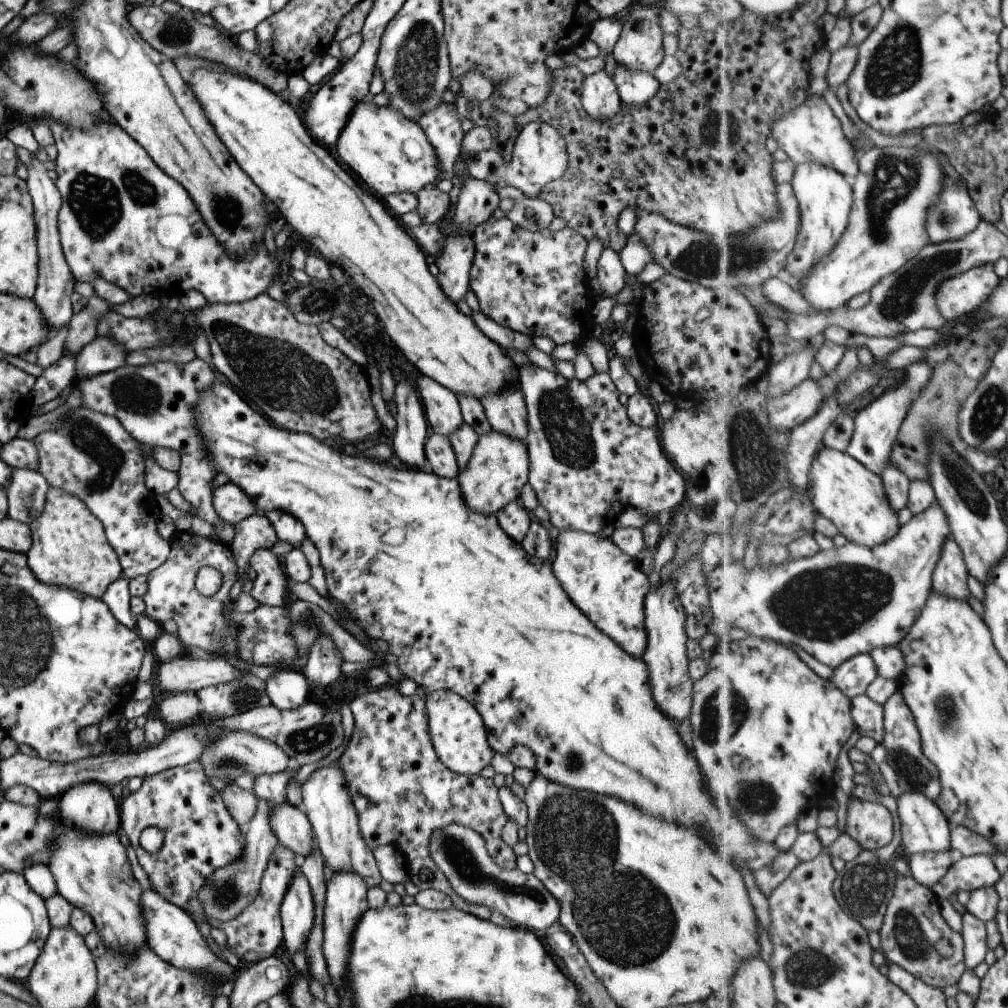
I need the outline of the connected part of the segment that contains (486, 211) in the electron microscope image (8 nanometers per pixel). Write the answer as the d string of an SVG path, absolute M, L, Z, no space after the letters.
M472 174L464 180L454 208L454 220L464 230L472 234L482 222L492 217L499 207L500 198L497 193L498 184L474 178Z

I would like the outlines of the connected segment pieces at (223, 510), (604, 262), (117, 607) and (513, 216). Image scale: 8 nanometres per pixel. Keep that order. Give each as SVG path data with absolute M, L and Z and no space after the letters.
M232 483L216 487L212 504L214 504L216 514L223 521L233 525L259 512L254 502L246 496L246 492L242 492L236 484Z
M606 248L601 252L598 266L597 277L602 288L602 297L616 298L618 293L626 285L627 272L622 266L622 260L616 250Z
M120 577L108 586L102 600L110 608L110 612L120 621L120 624L136 631L137 617L132 614L130 605L129 580Z
M528 196L516 201L508 216L516 226L530 232L542 232L549 229L555 217L548 203L539 198L528 198Z

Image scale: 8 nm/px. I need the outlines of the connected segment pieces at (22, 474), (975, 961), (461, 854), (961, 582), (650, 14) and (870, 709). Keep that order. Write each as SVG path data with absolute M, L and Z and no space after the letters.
M14 468L8 488L8 517L30 524L44 512L49 484L39 472Z
M970 910L963 915L965 938L965 951L967 954L967 968L974 970L976 966L986 963L986 954L988 954L988 930L986 922L974 916Z
M448 824L444 828L438 828L430 838L430 854L436 862L436 866L444 872L446 880L452 886L452 890L468 904L480 904L486 906L488 910L500 912L509 920L510 924L516 927L524 928L532 932L546 932L550 924L559 920L561 913L558 901L548 892L548 889L534 873L524 873L520 869L502 870L488 854L485 840L476 834L472 828L462 826L462 824Z
M954 537L948 538L948 542L944 544L944 556L936 570L935 591L969 602L969 596L974 595L968 586L971 574L964 556L964 550L957 540Z
M652 4L634 8L613 48L617 66L653 74L665 56L659 10Z
M868 693L857 696L852 704L854 722L863 736L876 738L883 743L887 739L885 705L874 700Z

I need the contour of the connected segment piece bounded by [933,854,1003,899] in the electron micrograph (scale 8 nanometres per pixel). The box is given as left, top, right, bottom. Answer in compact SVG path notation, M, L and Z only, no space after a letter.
M988 854L964 856L954 863L944 880L936 884L933 889L942 899L948 899L964 890L973 893L980 888L994 887L1003 877L994 861Z

